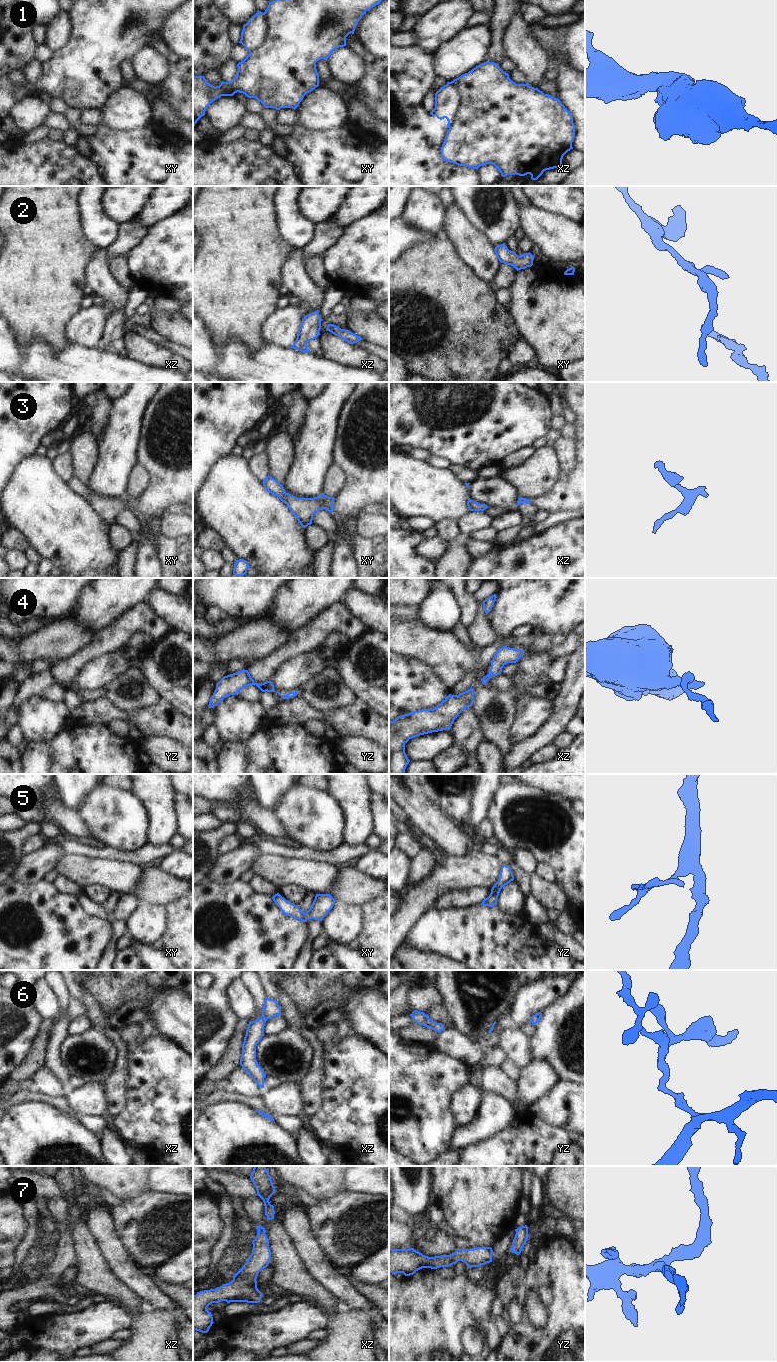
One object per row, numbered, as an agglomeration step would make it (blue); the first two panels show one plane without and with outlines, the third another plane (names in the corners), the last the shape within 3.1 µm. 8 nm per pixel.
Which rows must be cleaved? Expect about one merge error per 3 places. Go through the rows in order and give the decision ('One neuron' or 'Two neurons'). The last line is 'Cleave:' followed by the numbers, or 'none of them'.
1: Two neurons
2: One neuron
3: One neuron
4: One neuron
5: One neuron
6: One neuron
7: One neuron
Cleave: 1.

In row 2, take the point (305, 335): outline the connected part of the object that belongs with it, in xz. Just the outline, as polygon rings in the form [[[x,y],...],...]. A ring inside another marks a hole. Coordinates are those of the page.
[[[318,310],[304,316],[300,323],[296,341],[291,348],[306,353],[311,352],[307,348],[306,343],[316,339],[320,335],[321,321],[322,319]]]

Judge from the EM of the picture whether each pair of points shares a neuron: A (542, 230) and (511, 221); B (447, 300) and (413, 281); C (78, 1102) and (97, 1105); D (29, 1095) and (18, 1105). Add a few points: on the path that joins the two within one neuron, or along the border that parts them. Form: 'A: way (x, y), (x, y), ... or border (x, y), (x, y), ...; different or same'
A: border (518, 205), (520, 226); different
B: way (439, 300), (421, 289); same
C: way (83, 1102), (92, 1102); same
D: border (21, 1095), (27, 1100), (42, 1100), (48, 1104); different

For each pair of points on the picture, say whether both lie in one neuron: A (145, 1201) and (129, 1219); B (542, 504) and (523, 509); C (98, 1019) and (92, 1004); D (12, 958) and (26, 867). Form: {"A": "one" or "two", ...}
{"A": "one", "B": "two", "C": "one", "D": "two"}

